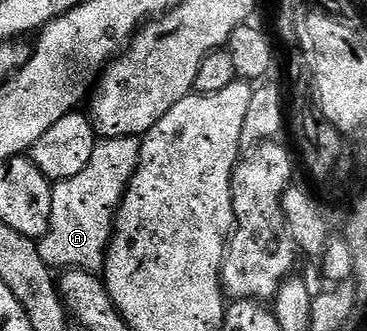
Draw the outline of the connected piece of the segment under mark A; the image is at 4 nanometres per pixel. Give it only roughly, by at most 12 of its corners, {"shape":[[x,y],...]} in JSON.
{"shape":[[137,137],[100,140],[54,182],[47,265],[102,274]]}

